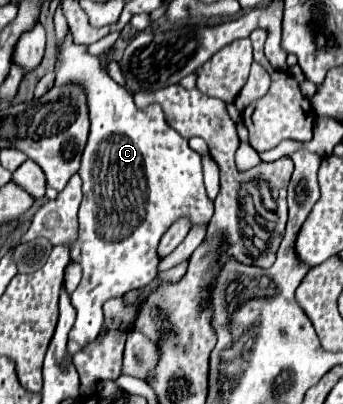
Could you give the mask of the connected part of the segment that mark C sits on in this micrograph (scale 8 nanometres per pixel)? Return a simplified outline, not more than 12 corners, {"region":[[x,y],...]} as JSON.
{"region":[[66,36],[88,94],[68,358],[102,304],[158,274],[182,216],[212,218],[200,156]]}

